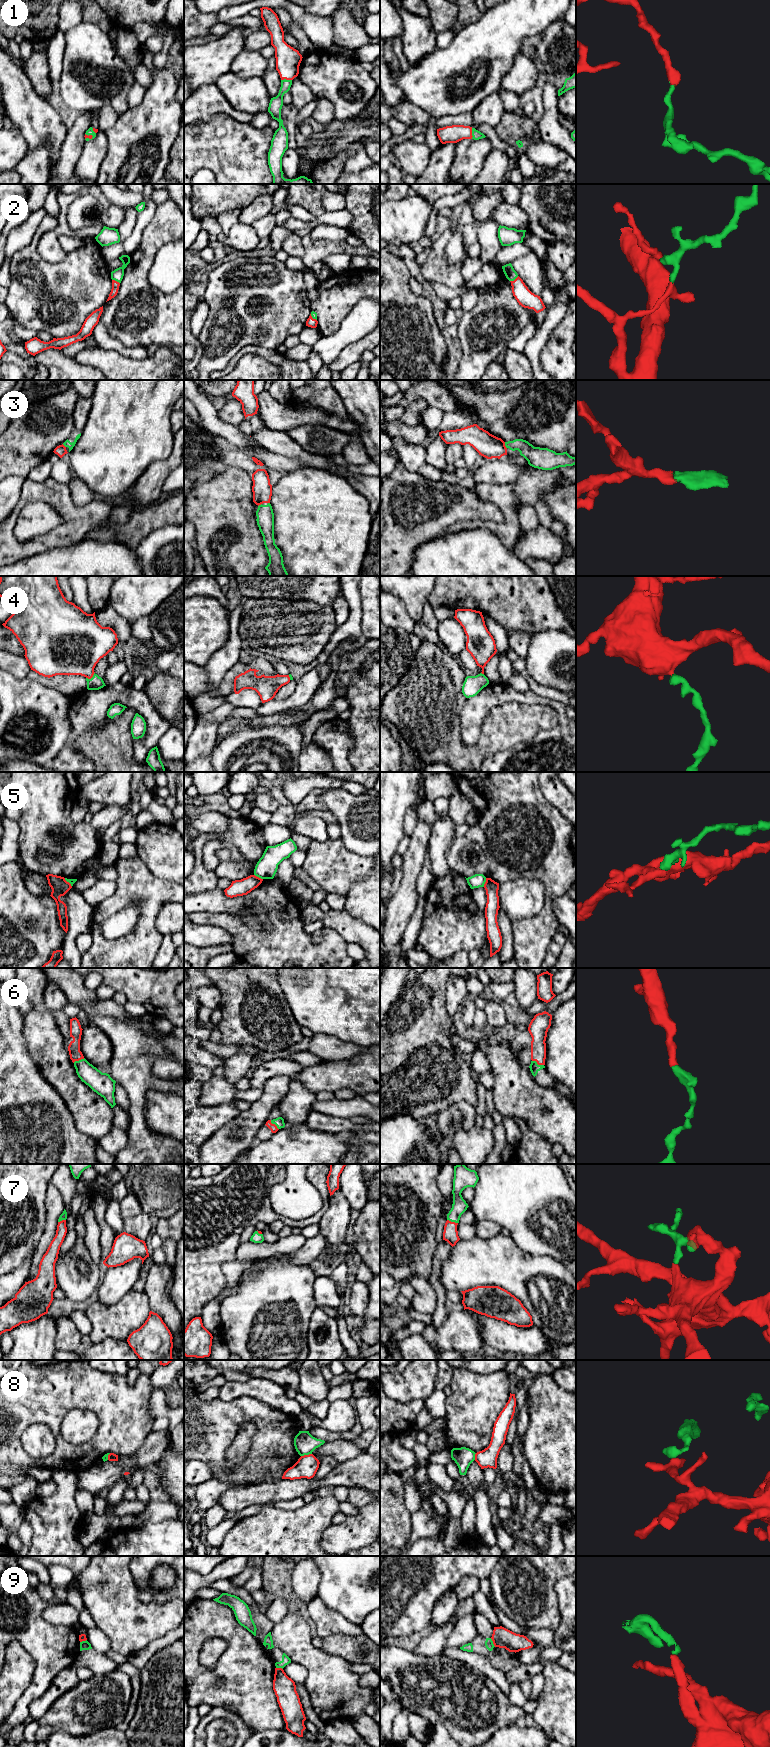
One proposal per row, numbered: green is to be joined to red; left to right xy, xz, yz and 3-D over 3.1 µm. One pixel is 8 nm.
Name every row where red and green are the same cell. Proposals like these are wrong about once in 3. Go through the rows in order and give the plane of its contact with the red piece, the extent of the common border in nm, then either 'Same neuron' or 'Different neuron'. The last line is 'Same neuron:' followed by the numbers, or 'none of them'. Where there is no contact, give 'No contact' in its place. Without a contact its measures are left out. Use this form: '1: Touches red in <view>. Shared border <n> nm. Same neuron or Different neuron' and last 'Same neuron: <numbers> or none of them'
1: Touches red in xz. Shared border 90 nm. Same neuron
2: Touches red in yz. Shared border 80 nm. Same neuron
3: Touches red in yz. Shared border 60 nm. Same neuron
4: Touches red in xy. Shared border 90 nm. Same neuron
5: Touches red in xz. Shared border 80 nm. Different neuron
6: Touches red in yz. Shared border 100 nm. Same neuron
7: Touches red in yz. Shared border 90 nm. Same neuron
8: Touches red in xz. Shared border 90 nm. Different neuron
9: Touches red in yz. Shared border 80 nm. Different neuron
Same neuron: 1, 2, 3, 4, 6, 7

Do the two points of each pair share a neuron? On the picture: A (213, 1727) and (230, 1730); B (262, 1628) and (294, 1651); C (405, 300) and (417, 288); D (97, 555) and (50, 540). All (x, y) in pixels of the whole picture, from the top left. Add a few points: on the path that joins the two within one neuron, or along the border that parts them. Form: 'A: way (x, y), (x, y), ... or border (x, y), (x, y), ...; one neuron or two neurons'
A: way (217, 1727), (226, 1727); one neuron
B: border (273, 1624), (270, 1631); two neurons
C: border (410, 276), (409, 287), (421, 296); two neurons
D: border (84, 538), (70, 545), (55, 546), (45, 551); two neurons

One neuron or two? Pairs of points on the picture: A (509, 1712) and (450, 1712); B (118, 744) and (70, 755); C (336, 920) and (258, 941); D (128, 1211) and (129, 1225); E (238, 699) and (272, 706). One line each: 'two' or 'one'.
A: one
B: two
C: two
D: two
E: two

